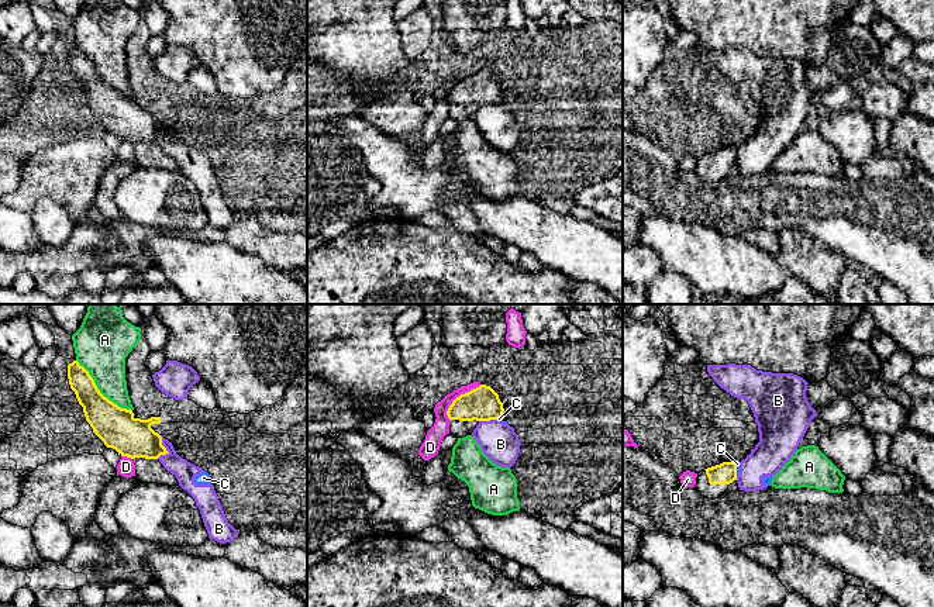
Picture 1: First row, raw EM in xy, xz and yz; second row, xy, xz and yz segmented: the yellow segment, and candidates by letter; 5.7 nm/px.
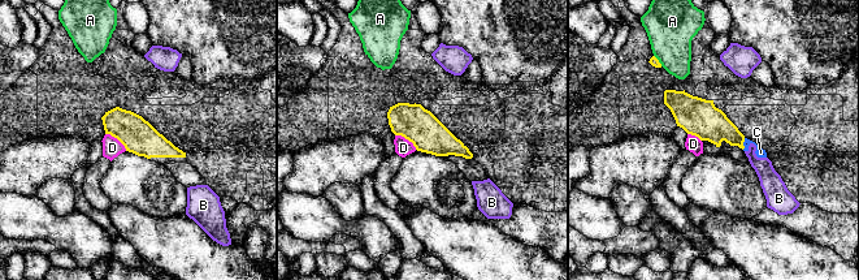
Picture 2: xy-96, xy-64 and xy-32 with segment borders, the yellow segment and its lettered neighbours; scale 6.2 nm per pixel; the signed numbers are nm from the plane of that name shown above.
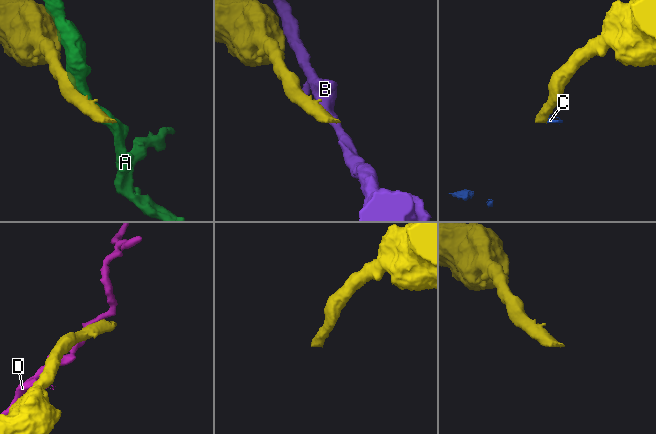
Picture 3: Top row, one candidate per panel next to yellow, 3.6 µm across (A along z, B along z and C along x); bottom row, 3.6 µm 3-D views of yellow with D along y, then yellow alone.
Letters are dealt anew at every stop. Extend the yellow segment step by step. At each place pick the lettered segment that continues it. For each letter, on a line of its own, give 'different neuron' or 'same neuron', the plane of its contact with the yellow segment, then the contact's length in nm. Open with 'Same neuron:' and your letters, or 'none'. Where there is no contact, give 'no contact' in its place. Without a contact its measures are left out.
Same neuron: none
A: different neuron; contact in xy; length 440 nm
B: different neuron; contact in xy; length 140 nm
C: different neuron; contact in yz; length 80 nm
D: different neuron; contact in xz; length 280 nm

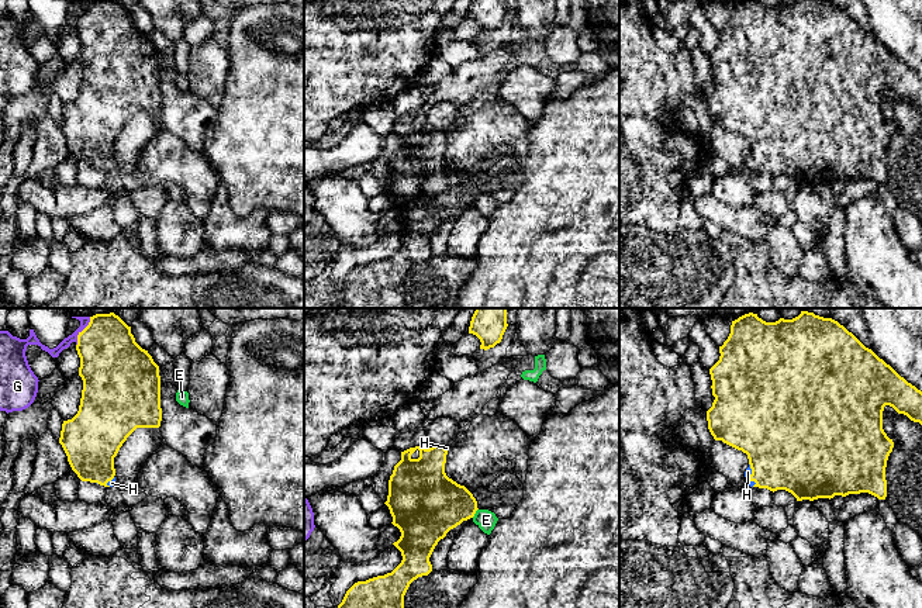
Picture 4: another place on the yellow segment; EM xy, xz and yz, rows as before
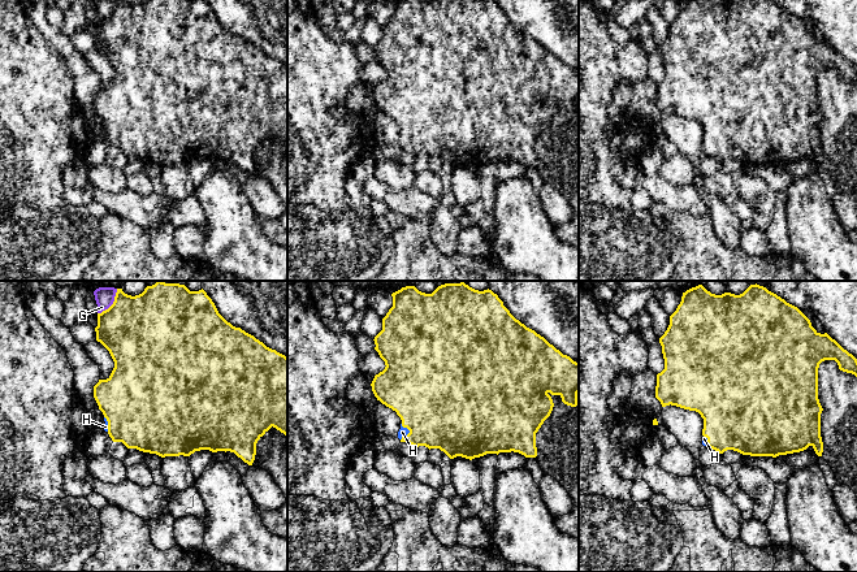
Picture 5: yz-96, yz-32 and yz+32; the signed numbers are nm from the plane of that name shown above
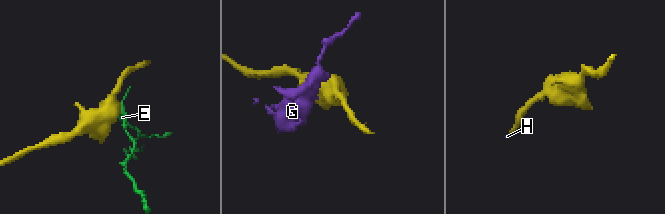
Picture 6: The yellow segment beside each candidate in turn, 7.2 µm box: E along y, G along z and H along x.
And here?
Same neuron: H
E: different neuron; contact in xz; length 70 nm
G: different neuron; contact in xy; length 190 nm
H: same neuron; contact in yz; length 140 nm

